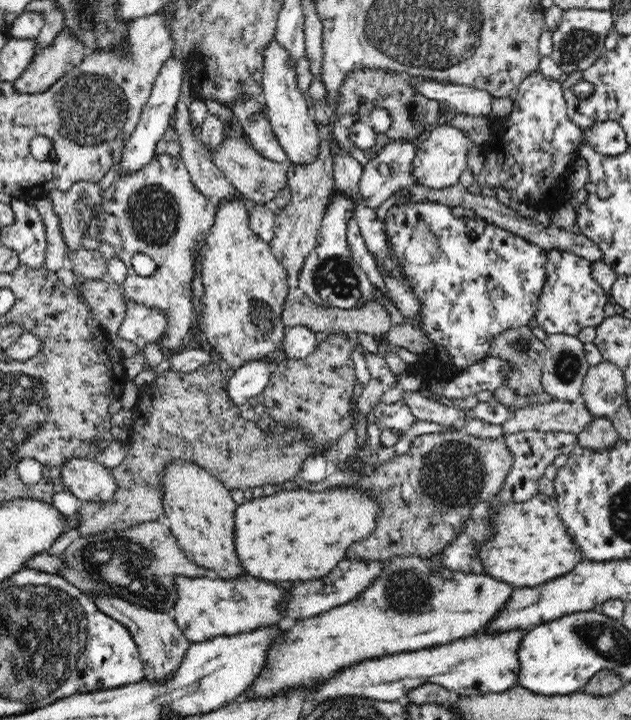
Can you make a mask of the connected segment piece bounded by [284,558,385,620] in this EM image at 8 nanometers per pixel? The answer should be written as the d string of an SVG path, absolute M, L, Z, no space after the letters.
M356 559L342 560L332 572L330 576L320 578L318 582L310 580L304 582L296 588L292 588L292 602L288 604L288 612L284 612L284 617L294 620L302 620L302 618L310 618L311 616L320 615L336 606L348 605L348 602L354 600L358 596L364 595L378 581L385 572L385 564L379 561L358 561Z

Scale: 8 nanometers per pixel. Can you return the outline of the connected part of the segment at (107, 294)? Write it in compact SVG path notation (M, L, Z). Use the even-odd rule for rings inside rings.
M84 279L80 291L93 308L95 318L107 328L111 345L120 352L124 360L131 359L138 353L145 357L143 349L119 335L119 326L128 310L128 298L124 295L122 285L102 279Z

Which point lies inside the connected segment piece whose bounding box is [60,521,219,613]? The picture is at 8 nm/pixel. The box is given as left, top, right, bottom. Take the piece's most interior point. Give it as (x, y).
(142, 564)

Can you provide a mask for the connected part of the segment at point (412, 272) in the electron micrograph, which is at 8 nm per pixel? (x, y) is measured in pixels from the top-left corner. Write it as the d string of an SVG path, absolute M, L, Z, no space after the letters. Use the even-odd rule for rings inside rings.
M406 201L394 205L383 220L390 245L410 277L408 284L421 300L420 315L425 320L422 330L432 338L435 347L445 346L453 357L452 364L444 366L434 353L428 354L428 358L420 359L410 371L422 375L424 379L462 373L470 365L486 358L485 352L492 337L516 326L530 324L538 310L539 296L547 277L547 249L477 216L456 218L451 207L436 201Z

